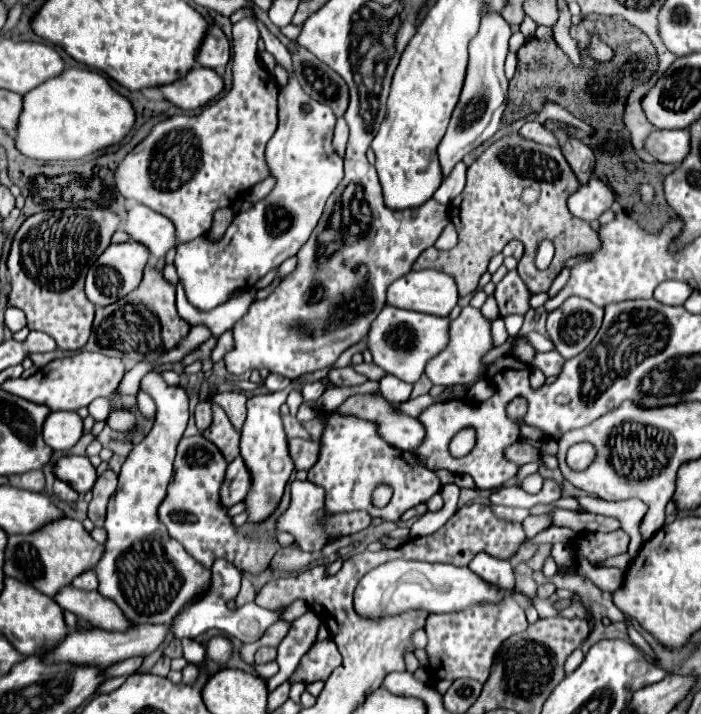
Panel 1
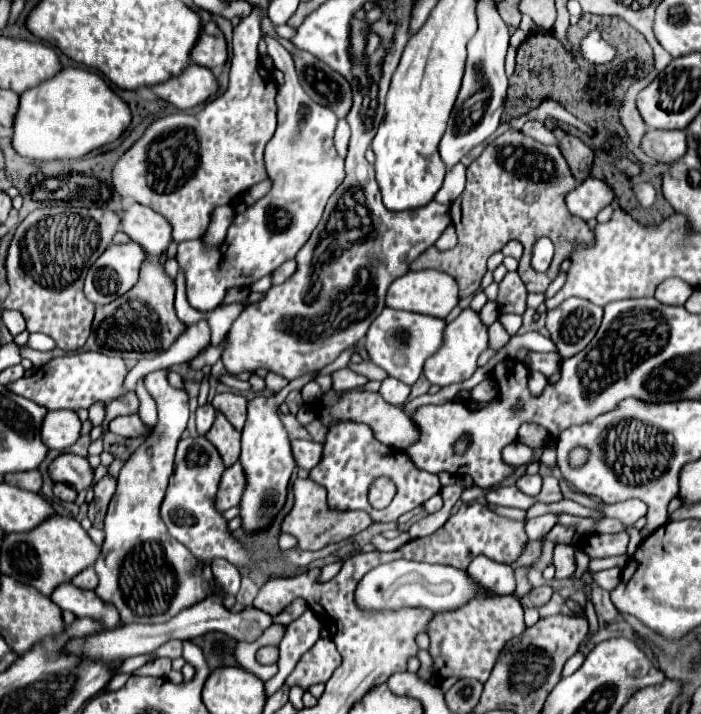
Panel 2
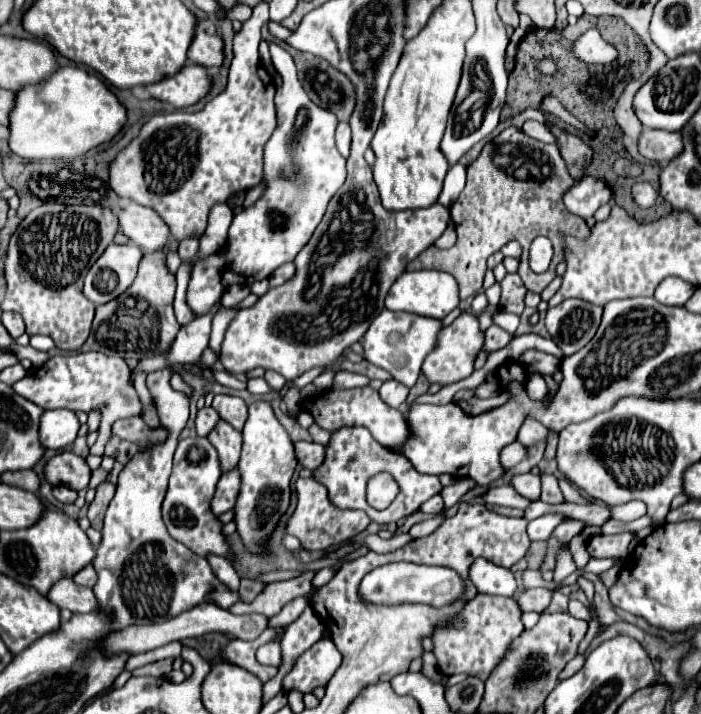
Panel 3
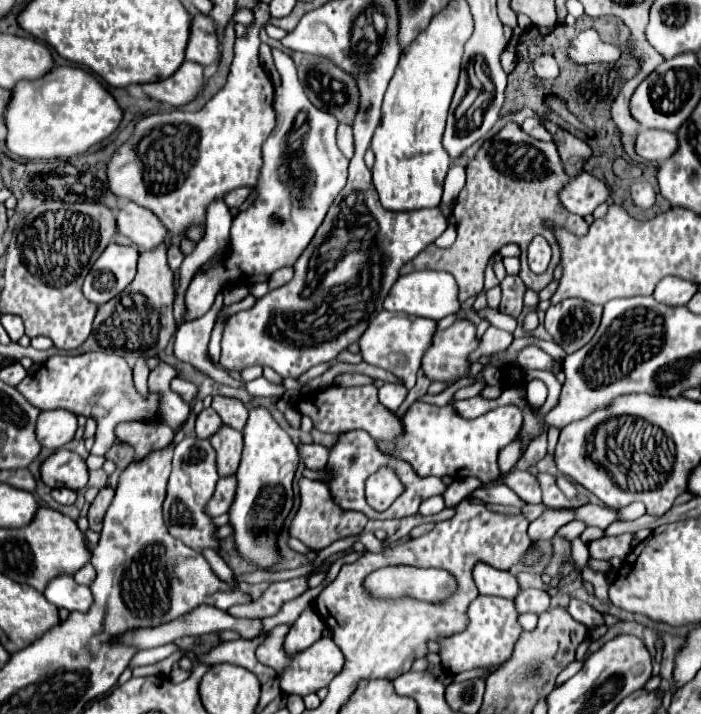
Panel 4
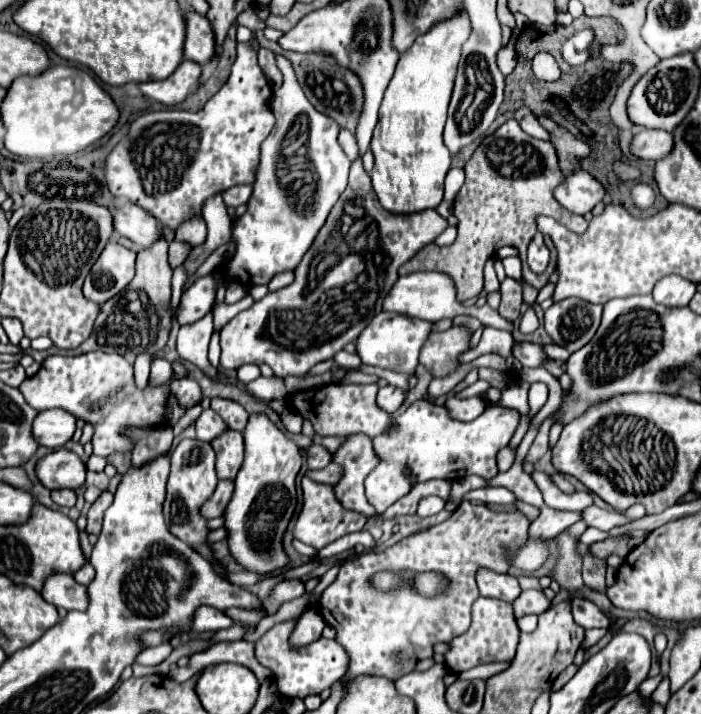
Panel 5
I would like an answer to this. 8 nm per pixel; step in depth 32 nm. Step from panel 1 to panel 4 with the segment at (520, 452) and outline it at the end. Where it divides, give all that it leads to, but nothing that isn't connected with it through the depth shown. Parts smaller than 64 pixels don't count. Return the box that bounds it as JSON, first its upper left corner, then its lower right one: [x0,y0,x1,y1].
[498,442,520,474]

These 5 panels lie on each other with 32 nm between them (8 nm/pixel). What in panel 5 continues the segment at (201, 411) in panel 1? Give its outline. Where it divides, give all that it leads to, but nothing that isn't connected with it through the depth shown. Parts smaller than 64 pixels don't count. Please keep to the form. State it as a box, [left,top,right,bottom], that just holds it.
[196,408,228,442]

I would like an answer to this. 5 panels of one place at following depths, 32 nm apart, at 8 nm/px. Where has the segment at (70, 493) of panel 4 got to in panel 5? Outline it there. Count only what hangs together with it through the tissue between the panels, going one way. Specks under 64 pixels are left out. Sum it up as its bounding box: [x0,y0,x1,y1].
[52,489,76,508]

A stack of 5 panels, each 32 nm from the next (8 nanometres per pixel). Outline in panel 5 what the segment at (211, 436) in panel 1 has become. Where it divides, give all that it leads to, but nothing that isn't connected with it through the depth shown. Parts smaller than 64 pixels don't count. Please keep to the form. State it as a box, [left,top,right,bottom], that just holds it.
[212,430,244,480]

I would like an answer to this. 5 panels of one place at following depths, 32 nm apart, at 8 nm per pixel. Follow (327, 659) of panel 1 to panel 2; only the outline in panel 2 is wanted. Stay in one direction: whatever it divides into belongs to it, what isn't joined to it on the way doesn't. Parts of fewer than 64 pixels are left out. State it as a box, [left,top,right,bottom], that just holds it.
[286,637,342,690]

